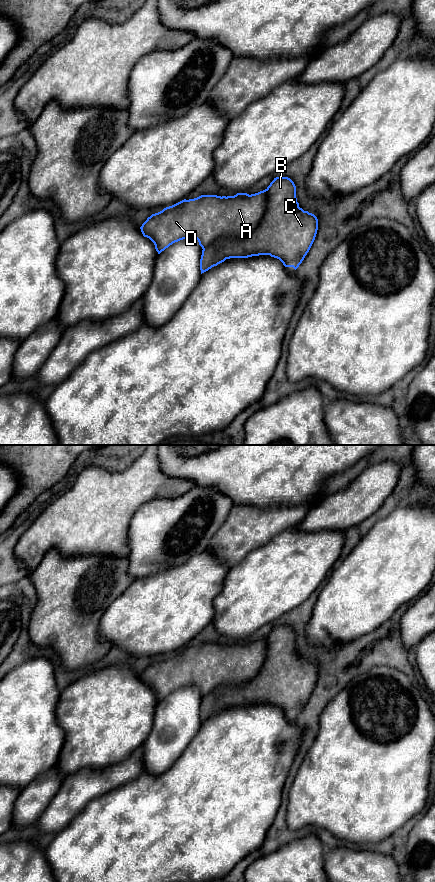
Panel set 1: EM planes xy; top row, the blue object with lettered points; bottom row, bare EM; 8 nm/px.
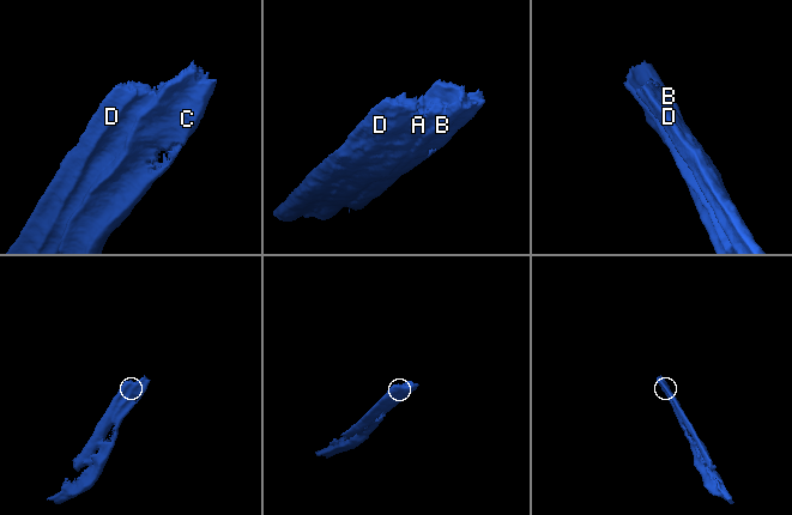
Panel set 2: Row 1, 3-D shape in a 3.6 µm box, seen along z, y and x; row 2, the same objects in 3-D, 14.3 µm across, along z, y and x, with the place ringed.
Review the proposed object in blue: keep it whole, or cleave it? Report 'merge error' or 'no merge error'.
merge error

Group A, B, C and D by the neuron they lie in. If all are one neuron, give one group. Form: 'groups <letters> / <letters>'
groups A D / B C

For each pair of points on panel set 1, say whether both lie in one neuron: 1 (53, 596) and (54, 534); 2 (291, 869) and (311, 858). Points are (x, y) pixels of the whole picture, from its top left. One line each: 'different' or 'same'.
1: different
2: same

